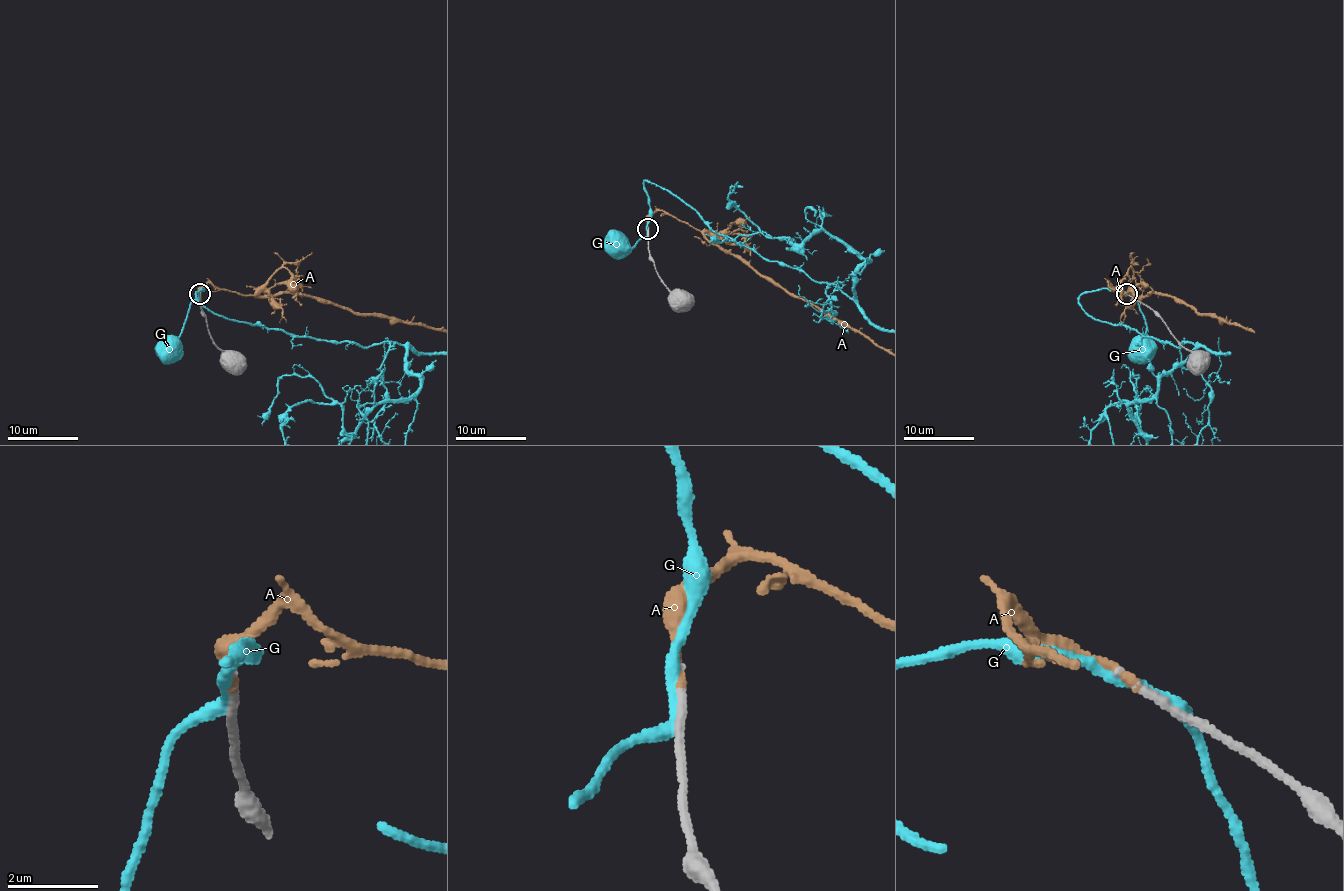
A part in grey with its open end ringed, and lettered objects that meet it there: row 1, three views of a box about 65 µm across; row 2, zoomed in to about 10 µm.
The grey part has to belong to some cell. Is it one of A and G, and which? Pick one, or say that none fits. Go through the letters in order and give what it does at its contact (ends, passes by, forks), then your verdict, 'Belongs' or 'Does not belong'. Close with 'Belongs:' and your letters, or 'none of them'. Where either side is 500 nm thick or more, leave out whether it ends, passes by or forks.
A: It ends there. Belongs
G: It passes by. Does not belong
Belongs: A

